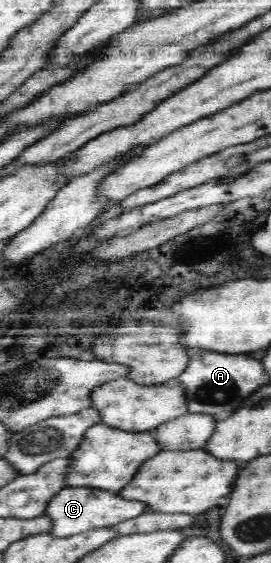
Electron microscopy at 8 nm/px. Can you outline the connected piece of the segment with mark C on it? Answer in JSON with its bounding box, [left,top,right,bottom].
[45,486,150,538]

